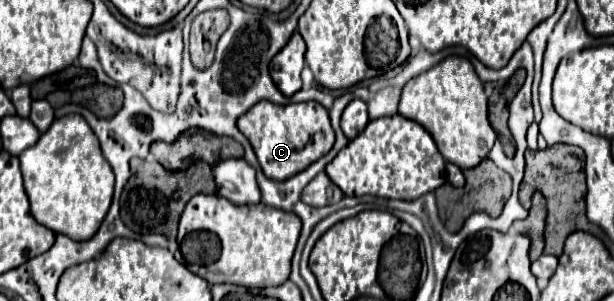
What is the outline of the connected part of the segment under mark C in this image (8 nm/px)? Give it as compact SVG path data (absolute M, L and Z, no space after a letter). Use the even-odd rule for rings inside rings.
M262 100L254 104L242 118L238 118L240 132L250 140L260 168L270 180L288 180L308 168L312 162L330 152L334 144L334 130L330 126L328 110L318 102L300 104L272 104Z

